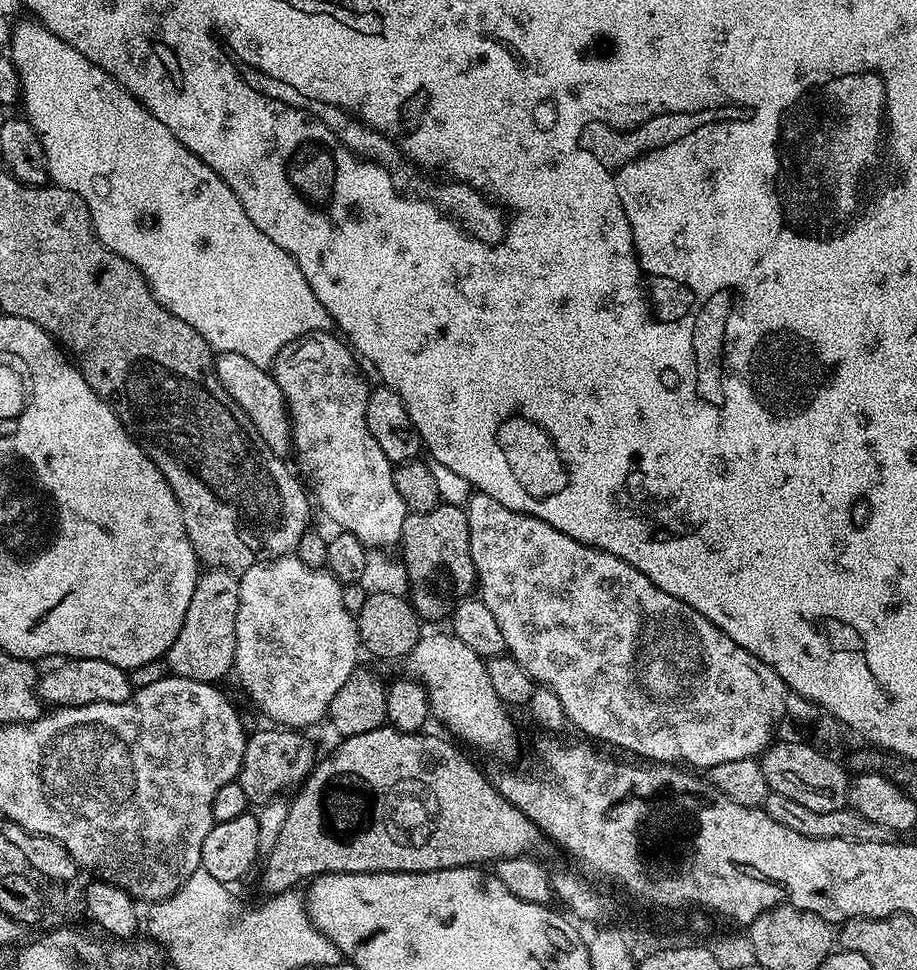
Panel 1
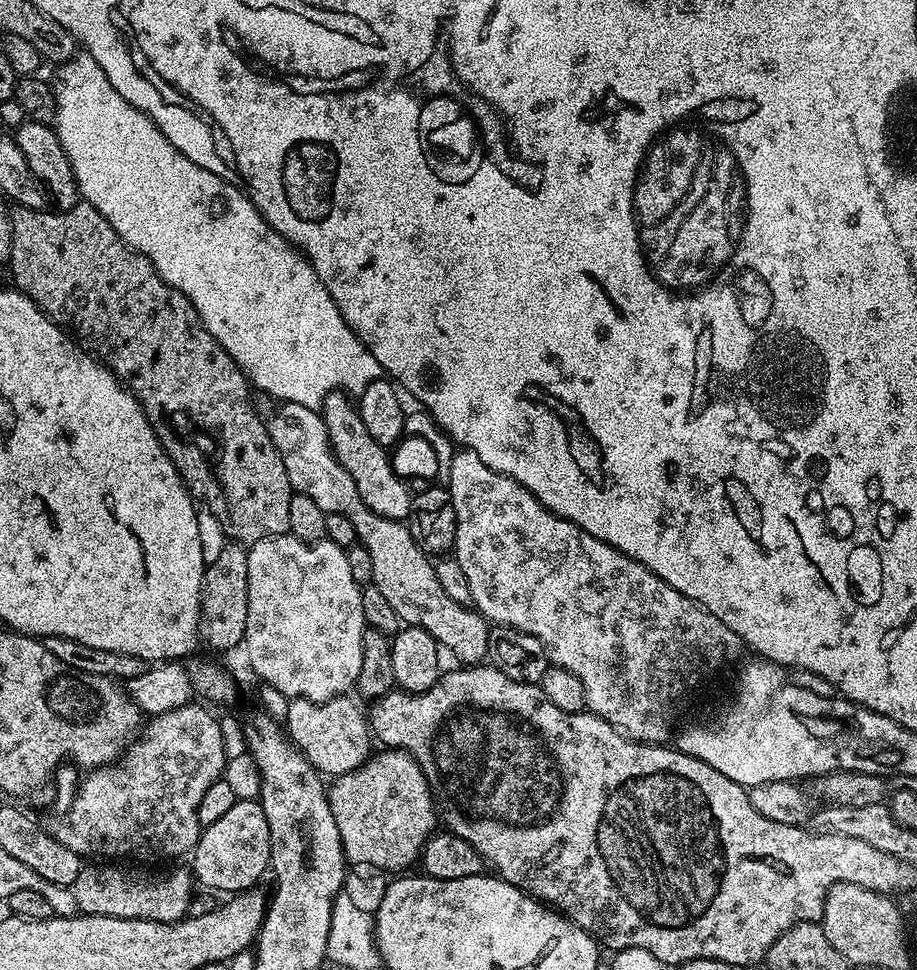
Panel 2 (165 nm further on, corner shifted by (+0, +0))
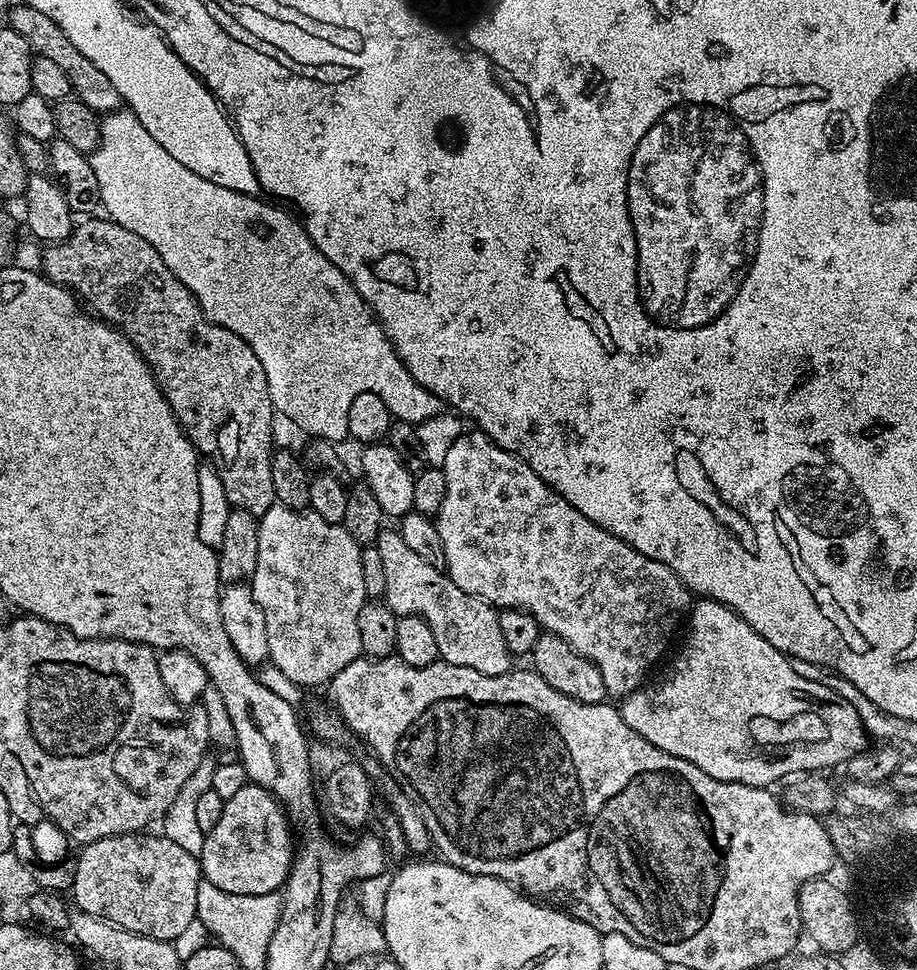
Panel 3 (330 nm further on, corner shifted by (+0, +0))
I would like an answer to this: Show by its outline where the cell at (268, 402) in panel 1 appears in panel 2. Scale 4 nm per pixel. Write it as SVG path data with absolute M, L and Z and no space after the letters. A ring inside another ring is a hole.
M281 403L280 408L272 417L267 417L268 433L274 442L274 450L282 458L282 466L286 466L286 478L290 478L290 486L293 493L306 495L325 513L341 512L350 522L354 522L354 530L359 543L370 550L370 562L374 566L374 578L372 584L394 606L394 614L405 625L426 630L437 642L437 645L445 653L453 652L464 666L476 666L487 657L488 654L488 629L489 621L485 620L479 612L471 607L454 602L446 590L442 590L442 582L438 582L433 561L420 549L418 542L410 534L407 523L399 520L391 520L366 506L358 494L358 486L350 474L346 474L346 468L338 462L338 458L332 453L332 447L328 441L328 431L324 425L323 415L317 409L298 406L297 404Z

